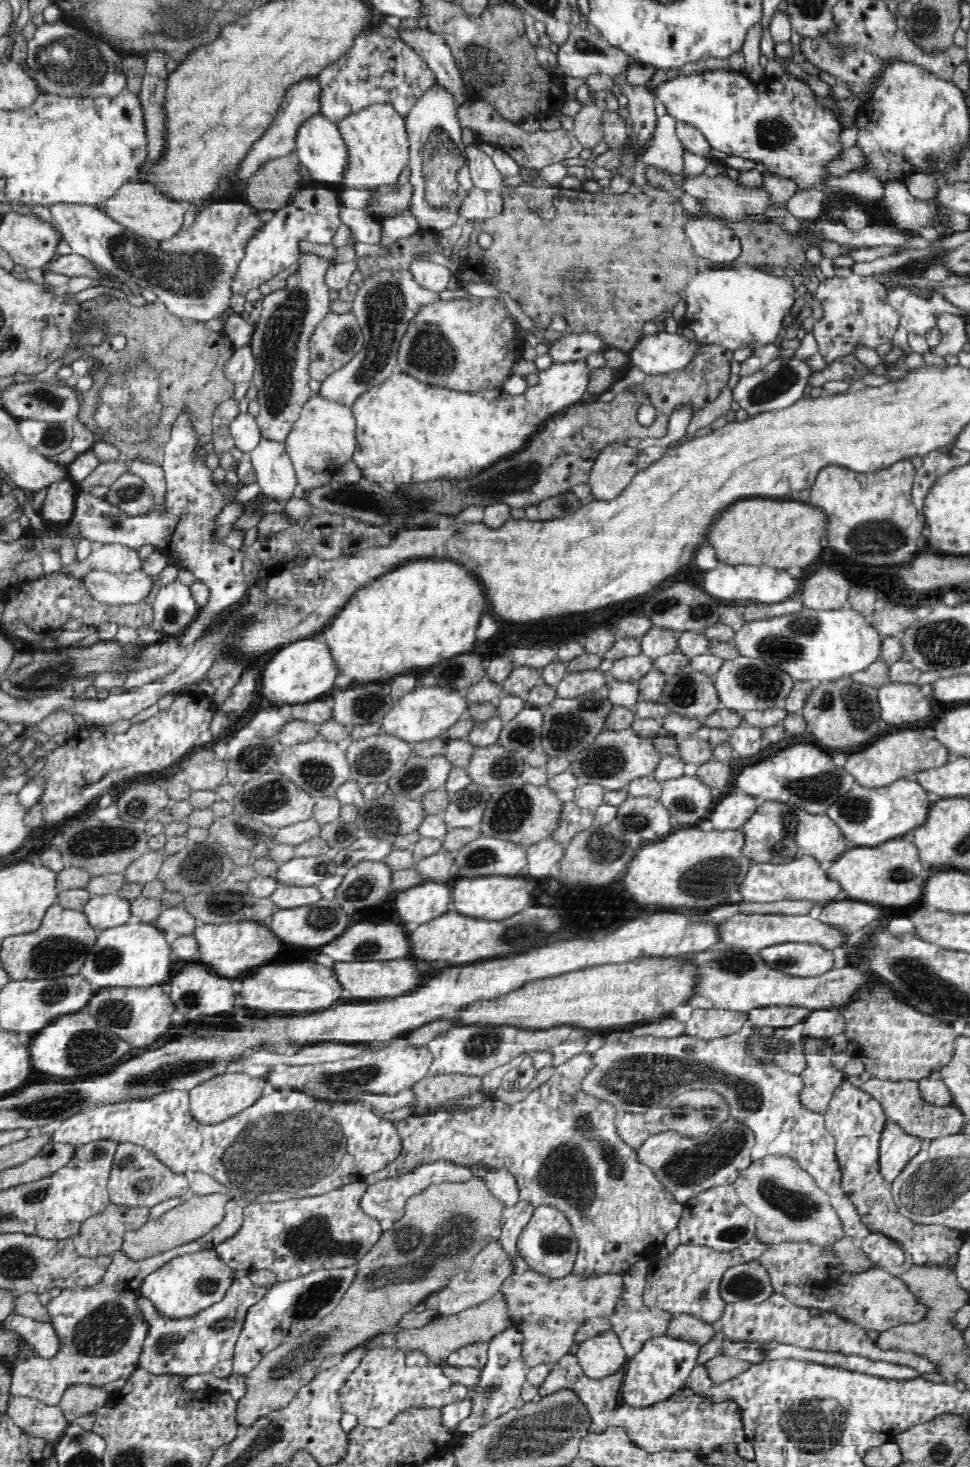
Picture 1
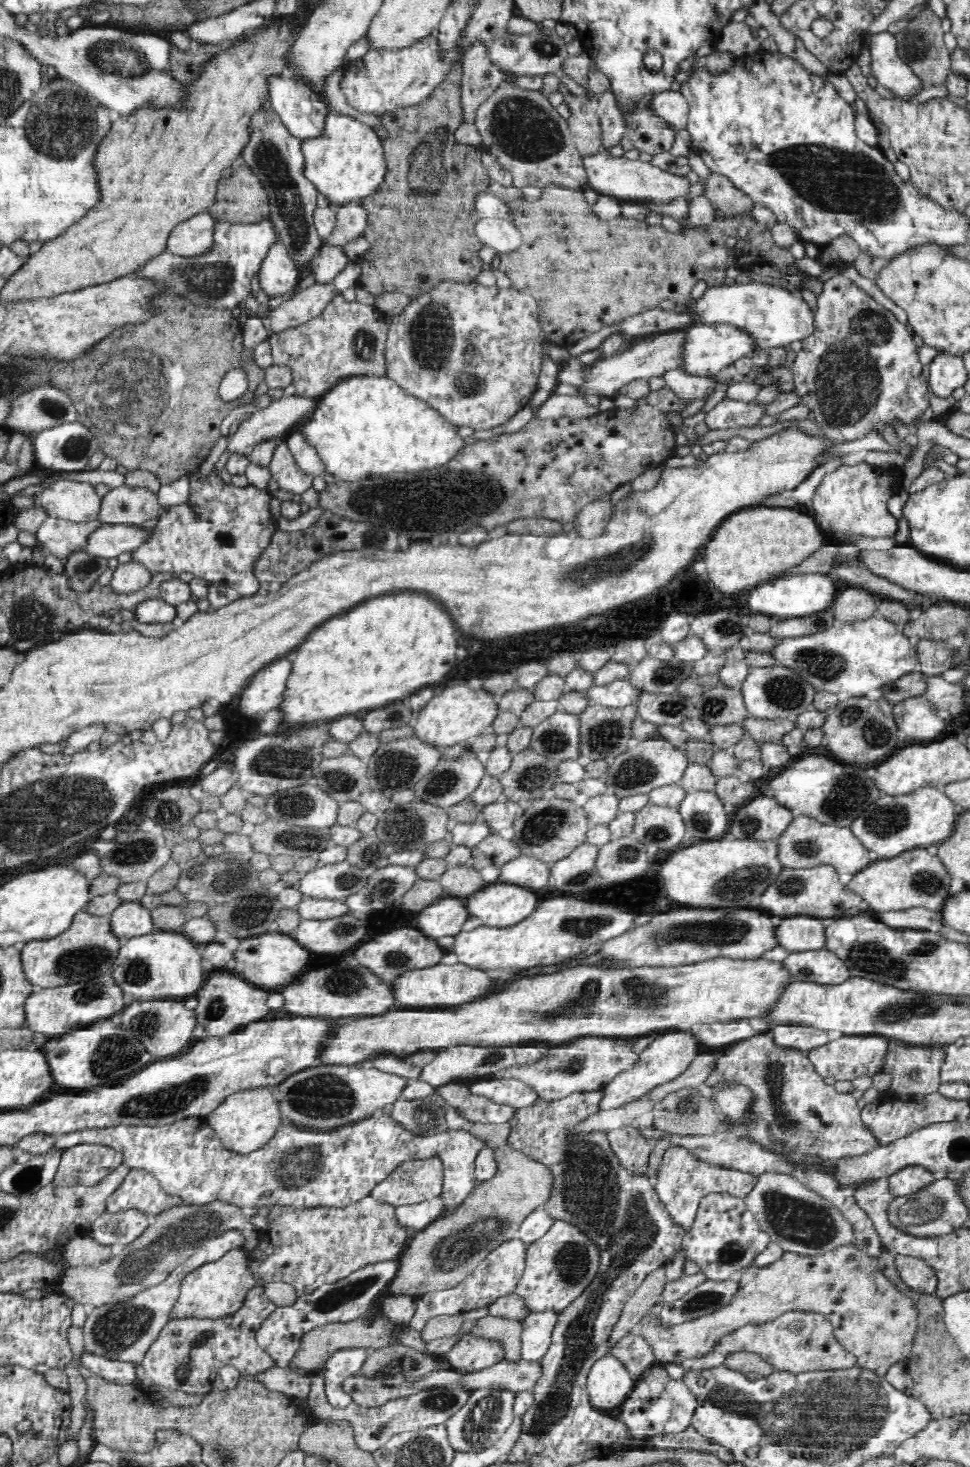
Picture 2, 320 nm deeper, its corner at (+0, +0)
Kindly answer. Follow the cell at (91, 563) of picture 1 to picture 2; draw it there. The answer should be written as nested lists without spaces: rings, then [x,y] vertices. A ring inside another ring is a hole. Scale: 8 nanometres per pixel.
[[[134,561],[118,563],[112,572],[109,586],[118,595],[131,593],[146,587],[151,580],[151,574],[147,568]]]

